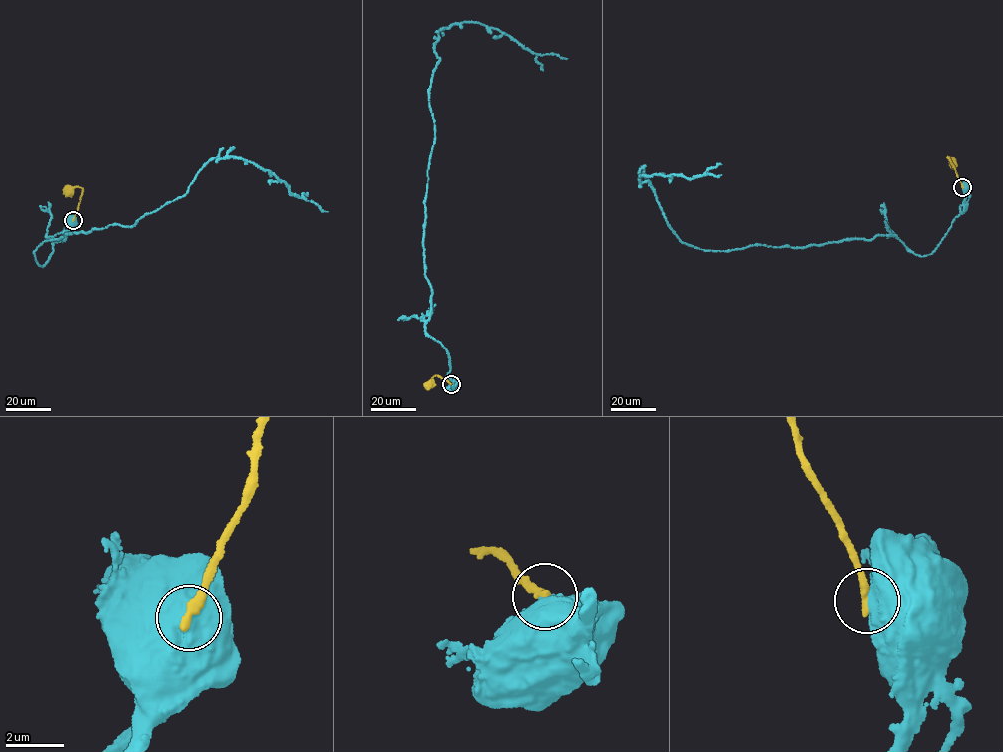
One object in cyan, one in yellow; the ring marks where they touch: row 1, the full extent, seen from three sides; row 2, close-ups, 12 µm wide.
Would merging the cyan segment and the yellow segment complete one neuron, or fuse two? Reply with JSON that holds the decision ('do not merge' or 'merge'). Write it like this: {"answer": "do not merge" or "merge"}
{"answer": "do not merge"}

